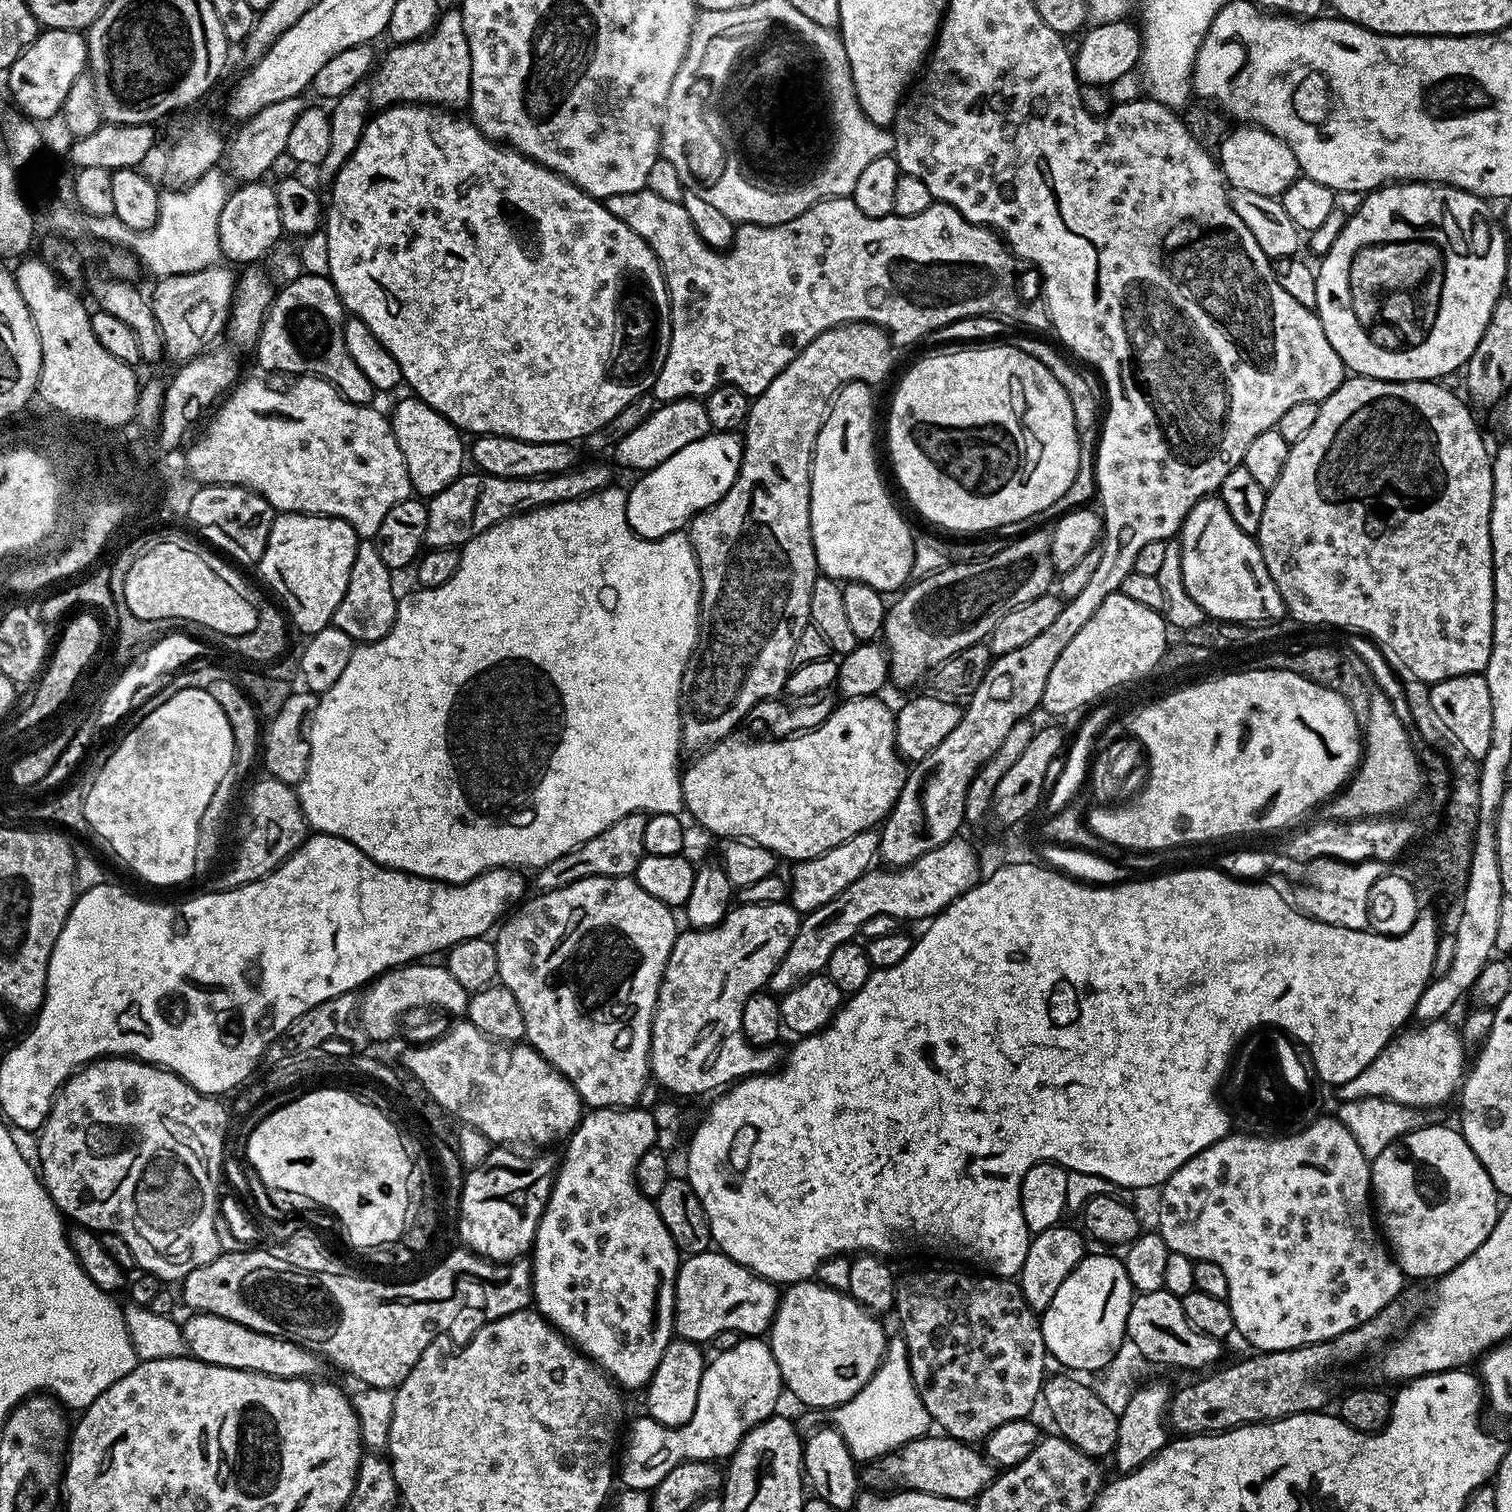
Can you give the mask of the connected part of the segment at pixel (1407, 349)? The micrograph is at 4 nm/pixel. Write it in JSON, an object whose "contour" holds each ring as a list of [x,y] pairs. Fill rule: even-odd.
{"contour":[[[1393,182],[1384,185],[1383,188],[1377,188],[1375,192],[1367,193],[1363,197],[1364,200],[1356,208],[1356,213],[1345,222],[1340,228],[1340,233],[1332,240],[1332,245],[1328,248],[1328,253],[1324,256],[1320,268],[1315,269],[1316,285],[1318,286],[1318,302],[1314,309],[1317,316],[1322,322],[1322,330],[1326,330],[1326,338],[1330,338],[1330,346],[1334,346],[1334,350],[1342,358],[1345,369],[1351,370],[1358,376],[1369,376],[1370,378],[1378,378],[1379,380],[1434,380],[1439,381],[1440,376],[1448,376],[1451,372],[1459,373],[1464,365],[1468,363],[1470,354],[1474,354],[1474,346],[1478,346],[1478,338],[1482,338],[1482,330],[1486,330],[1486,322],[1490,322],[1490,310],[1494,310],[1494,302],[1498,302],[1498,298],[1504,292],[1504,275],[1506,274],[1506,254],[1510,251],[1510,244],[1507,244],[1506,233],[1499,223],[1488,225],[1488,220],[1480,211],[1483,210],[1485,201],[1481,197],[1475,196],[1472,192],[1467,192],[1461,188],[1452,188],[1448,184],[1429,184],[1427,182]]]}

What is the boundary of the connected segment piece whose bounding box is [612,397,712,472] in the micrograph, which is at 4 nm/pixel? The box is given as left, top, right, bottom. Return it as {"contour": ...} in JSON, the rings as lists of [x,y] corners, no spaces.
{"contour":[[[688,397],[665,401],[662,405],[655,407],[649,417],[634,428],[632,432],[624,435],[623,438],[613,447],[615,460],[624,468],[634,468],[637,472],[645,472],[656,468],[682,449],[690,442],[701,440],[711,435],[712,427],[706,415],[705,406],[701,399]]]}

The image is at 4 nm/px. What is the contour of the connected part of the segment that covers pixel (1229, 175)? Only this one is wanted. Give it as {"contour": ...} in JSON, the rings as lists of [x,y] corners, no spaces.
{"contour":[[[1255,126],[1233,127],[1218,147],[1218,163],[1224,172],[1225,181],[1233,189],[1250,190],[1250,194],[1263,196],[1283,196],[1302,175],[1292,147],[1267,129]]]}

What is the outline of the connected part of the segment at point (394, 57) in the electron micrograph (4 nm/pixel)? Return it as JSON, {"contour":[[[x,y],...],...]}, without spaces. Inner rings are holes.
{"contour":[[[459,10],[441,11],[432,31],[420,40],[389,48],[370,82],[370,104],[373,109],[385,110],[398,104],[427,104],[445,110],[460,110],[463,104],[465,107],[471,101],[470,42],[466,42],[466,30],[462,26]]]}

